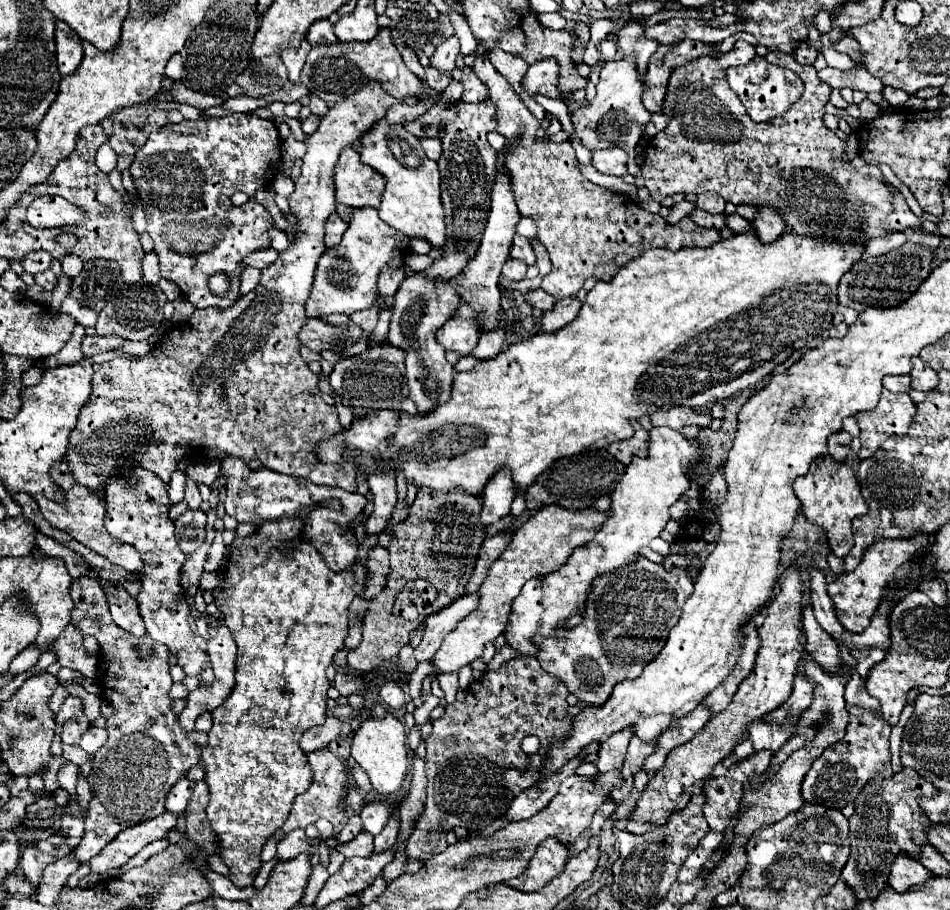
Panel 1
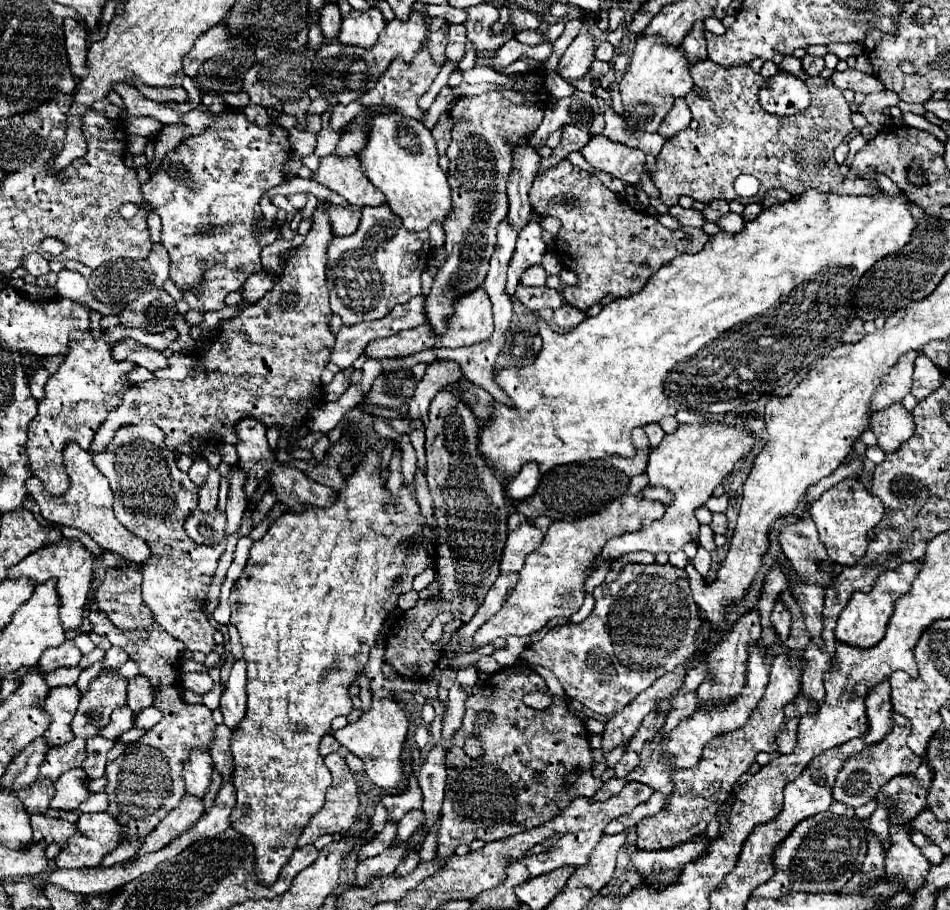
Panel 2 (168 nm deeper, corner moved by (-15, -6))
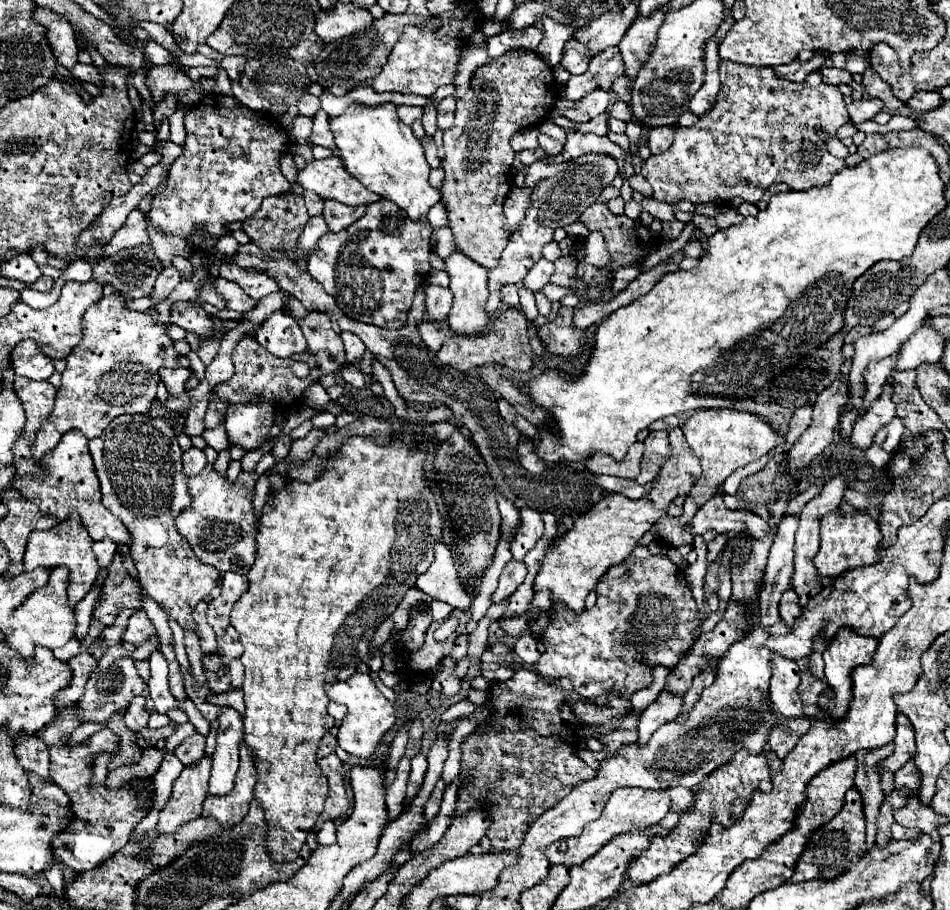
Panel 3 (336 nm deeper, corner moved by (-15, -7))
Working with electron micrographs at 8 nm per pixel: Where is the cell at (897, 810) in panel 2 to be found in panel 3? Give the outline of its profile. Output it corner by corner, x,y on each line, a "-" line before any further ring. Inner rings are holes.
907,762
903,768
899,768
899,772
895,772
895,784
897,788
907,786
911,790
911,796
919,790
919,770
913,762

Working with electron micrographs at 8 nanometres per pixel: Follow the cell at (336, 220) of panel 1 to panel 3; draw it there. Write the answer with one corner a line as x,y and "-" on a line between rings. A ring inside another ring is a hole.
325,200
325,210
323,210
323,218
327,220
327,226
331,232
339,232
343,228
347,228
349,224
353,224
355,220
359,220
365,214
365,206
347,206
347,204
339,204
335,200

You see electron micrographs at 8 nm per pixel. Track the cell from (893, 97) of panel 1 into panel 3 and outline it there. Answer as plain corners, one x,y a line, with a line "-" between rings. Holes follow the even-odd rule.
869,98
869,100
859,100
859,102
851,102
847,106
849,110
849,116
851,116
851,122
865,122
865,120
871,120
877,112
881,112
883,108
883,102
877,100
877,98

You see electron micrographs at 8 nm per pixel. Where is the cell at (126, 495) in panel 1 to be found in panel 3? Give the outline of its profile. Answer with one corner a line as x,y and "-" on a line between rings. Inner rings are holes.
147,414
119,416
101,436
89,442
89,450
97,468
103,506
117,514
131,534
129,552
143,592
165,606
167,614
183,628
197,630
191,614
203,596
209,596
215,588
217,570
197,560
189,542
175,528
175,518
191,504
181,464
183,450
177,444
175,430
167,420

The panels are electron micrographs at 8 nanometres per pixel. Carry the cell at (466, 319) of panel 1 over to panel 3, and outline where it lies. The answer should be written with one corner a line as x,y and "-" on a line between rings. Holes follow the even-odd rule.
453,252
447,260
445,260
445,272
451,278
449,288
453,290
453,308
449,312
449,326
453,328
453,332
457,336
475,336
485,332
487,322
489,322
489,314
485,312
485,304
487,304
487,270
479,264
475,264
473,260
469,260
469,256
463,256
463,252

